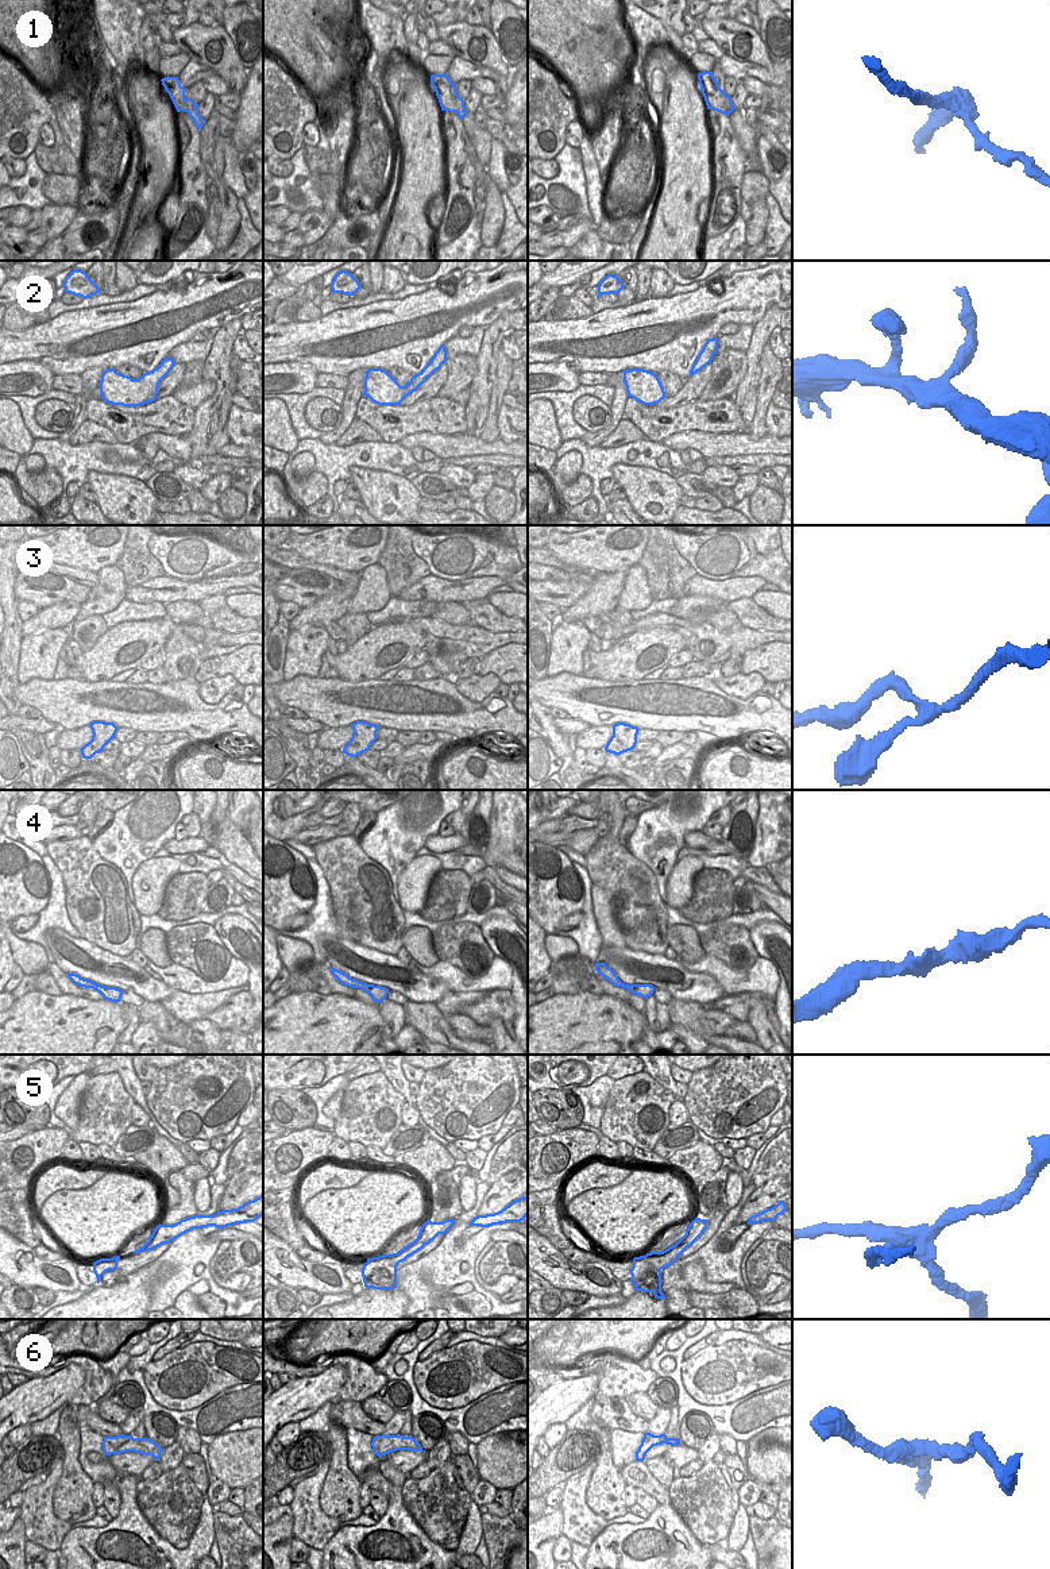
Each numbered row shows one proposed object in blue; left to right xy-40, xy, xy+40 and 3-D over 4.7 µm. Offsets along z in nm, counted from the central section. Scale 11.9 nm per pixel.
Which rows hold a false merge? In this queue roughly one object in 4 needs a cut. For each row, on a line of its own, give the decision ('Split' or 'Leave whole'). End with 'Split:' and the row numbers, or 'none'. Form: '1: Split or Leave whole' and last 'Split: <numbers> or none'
1: Split
2: Split
3: Leave whole
4: Leave whole
5: Split
6: Leave whole
Split: 1, 2, 5

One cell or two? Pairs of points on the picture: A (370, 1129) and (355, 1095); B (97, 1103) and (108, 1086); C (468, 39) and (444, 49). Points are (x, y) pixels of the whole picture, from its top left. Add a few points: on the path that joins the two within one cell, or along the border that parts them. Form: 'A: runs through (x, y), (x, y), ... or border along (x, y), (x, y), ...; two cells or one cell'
A: runs through (370, 1121), (370, 1110), (363, 1103); one cell
B: runs through (101, 1099), (107, 1090); one cell
C: border along (440, 38), (455, 56); two cells

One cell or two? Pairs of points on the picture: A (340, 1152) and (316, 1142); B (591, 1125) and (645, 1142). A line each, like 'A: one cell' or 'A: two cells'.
A: two cells
B: two cells

